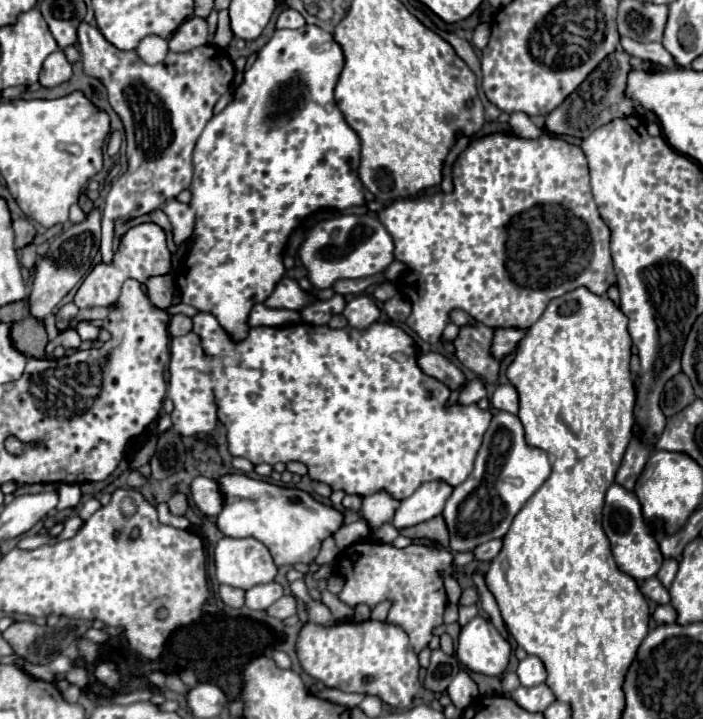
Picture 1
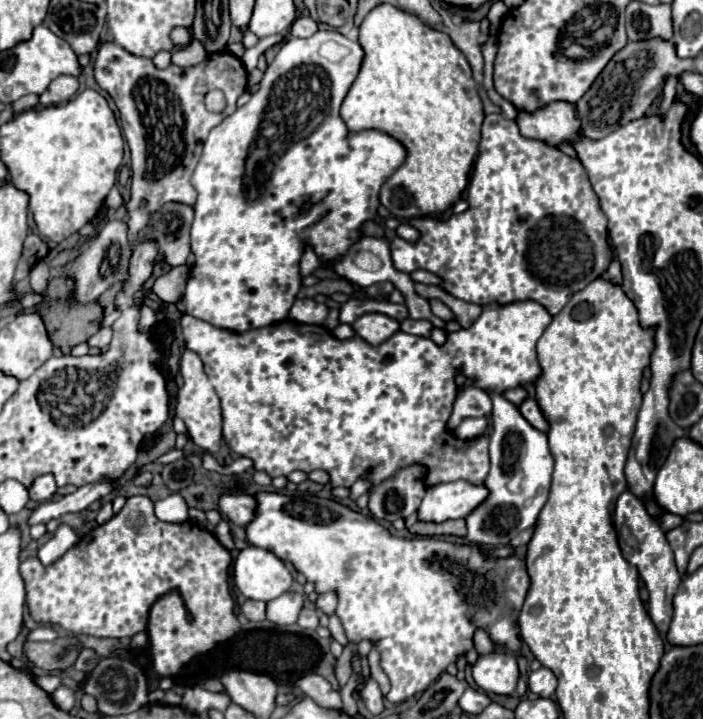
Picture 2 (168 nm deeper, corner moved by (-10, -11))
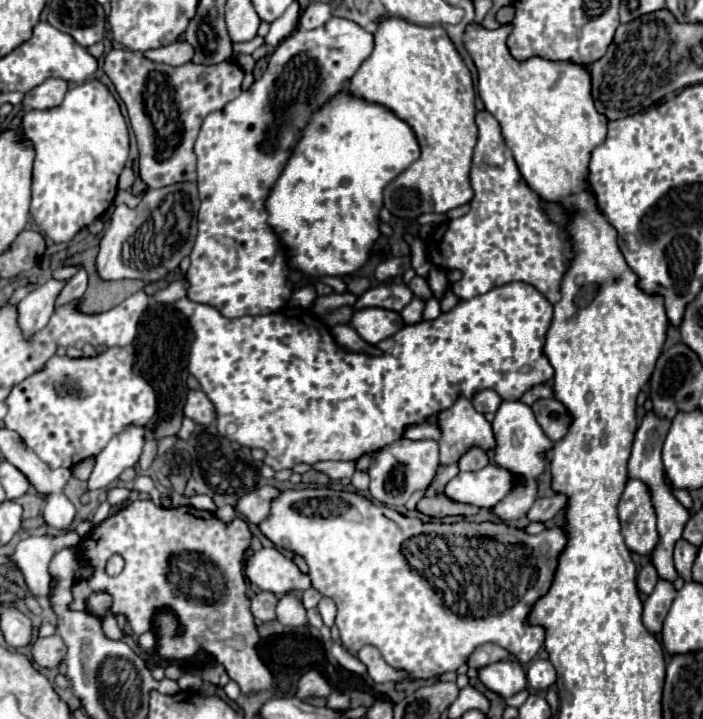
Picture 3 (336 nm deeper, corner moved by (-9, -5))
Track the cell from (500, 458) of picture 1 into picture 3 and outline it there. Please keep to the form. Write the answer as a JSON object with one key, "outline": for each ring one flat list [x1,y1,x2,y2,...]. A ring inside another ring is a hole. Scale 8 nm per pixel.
{"outline":[[502,400,502,404,494,414,492,430,496,440,494,462,496,466,508,470,516,478,516,482,512,490,498,504,490,508,490,512,502,522,514,522,518,518,524,518,538,498,538,480,546,468,546,458,548,452,552,450,552,440,544,434,544,430,536,422,530,406,526,406,520,400]]}

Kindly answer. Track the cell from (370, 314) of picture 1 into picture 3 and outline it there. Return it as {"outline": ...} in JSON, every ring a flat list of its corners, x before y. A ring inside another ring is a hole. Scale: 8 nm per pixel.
{"outline":[[364,308,354,312,350,326,368,344,378,344,380,340,396,334,404,326,404,322,398,312,382,310,382,308]]}

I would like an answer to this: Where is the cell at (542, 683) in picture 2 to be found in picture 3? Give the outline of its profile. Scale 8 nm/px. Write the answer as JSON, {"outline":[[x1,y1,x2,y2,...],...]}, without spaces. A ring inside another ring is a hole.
{"outline":[[534,660,526,676,528,676,528,686,534,690,548,690,556,682,556,670,548,660]]}

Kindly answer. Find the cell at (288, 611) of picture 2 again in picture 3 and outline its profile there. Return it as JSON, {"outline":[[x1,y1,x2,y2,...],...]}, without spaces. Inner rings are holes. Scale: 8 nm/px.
{"outline":[[286,594,276,604,276,618,278,618,278,622,282,622,286,626,304,626,306,610,294,594]]}

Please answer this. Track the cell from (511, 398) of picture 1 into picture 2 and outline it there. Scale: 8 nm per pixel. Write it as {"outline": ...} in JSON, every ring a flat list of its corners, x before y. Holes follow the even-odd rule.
{"outline":[[527,398,527,400,519,406,519,410,521,410,521,414,525,416,525,420,527,420,533,428,537,428,537,430,541,430,541,432,547,432,547,430,549,430,549,424,547,424,547,420,545,420,545,416,543,416,537,400]]}

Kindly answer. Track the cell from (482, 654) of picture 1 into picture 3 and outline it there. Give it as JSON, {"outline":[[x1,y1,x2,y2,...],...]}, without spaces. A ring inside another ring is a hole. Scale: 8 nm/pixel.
{"outline":[[500,660,478,670,478,678,488,690,508,698,526,688,526,674,516,660]]}

